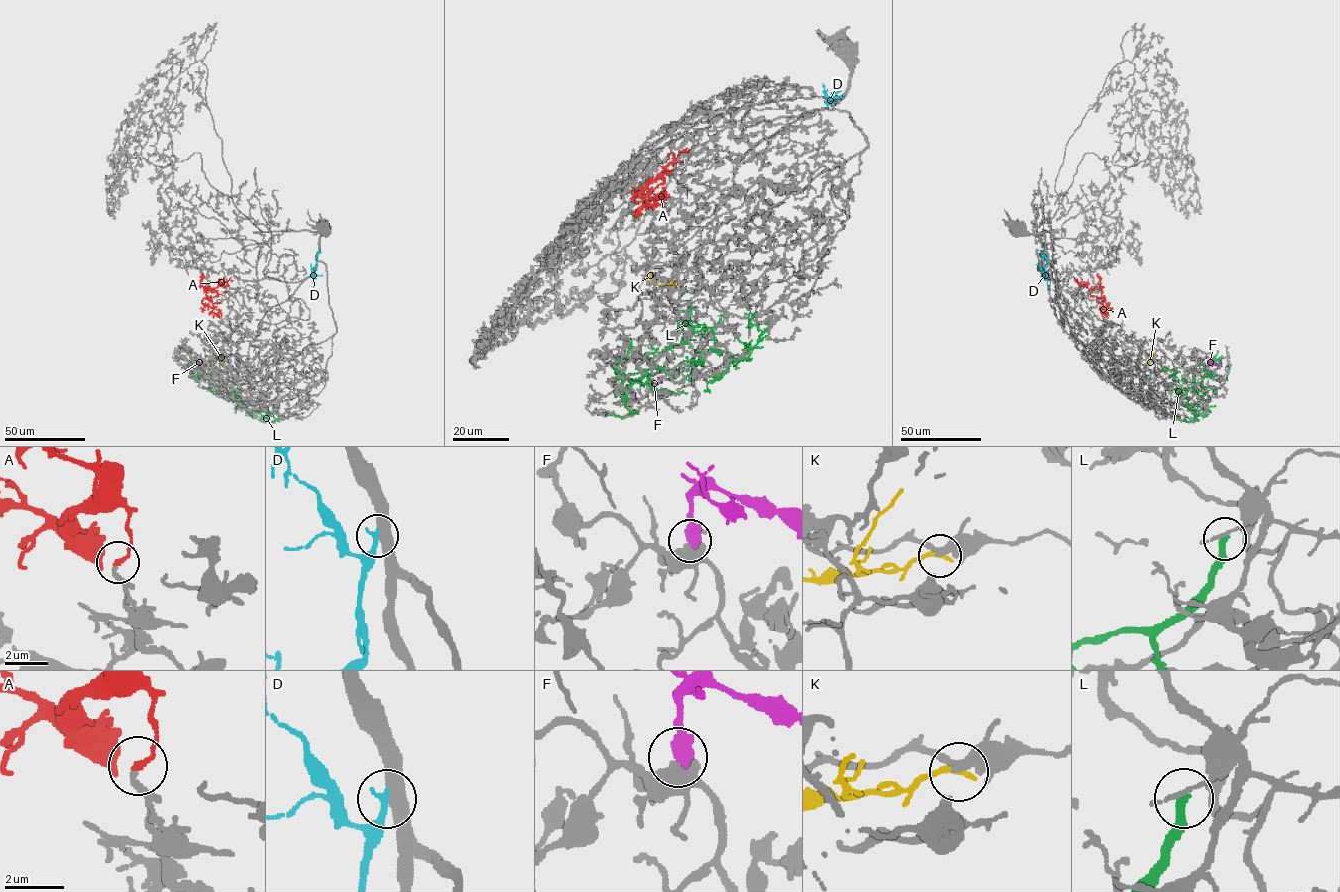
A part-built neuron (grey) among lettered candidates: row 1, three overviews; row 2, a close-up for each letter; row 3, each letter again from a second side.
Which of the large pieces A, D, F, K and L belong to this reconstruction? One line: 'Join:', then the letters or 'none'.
Join: A

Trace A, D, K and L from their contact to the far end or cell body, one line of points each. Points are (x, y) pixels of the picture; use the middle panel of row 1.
A: (668, 199), (670, 197), (659, 193), (656, 199), (639, 195), (648, 181), (656, 178), (680, 153), (689, 150)
D: (833, 104), (826, 101), (823, 84)
K: (681, 283), (657, 285), (650, 278), (651, 271)
L: (721, 315), (713, 326), (701, 329), (662, 352), (630, 387), (624, 399), (630, 413), (625, 416), (606, 414)

